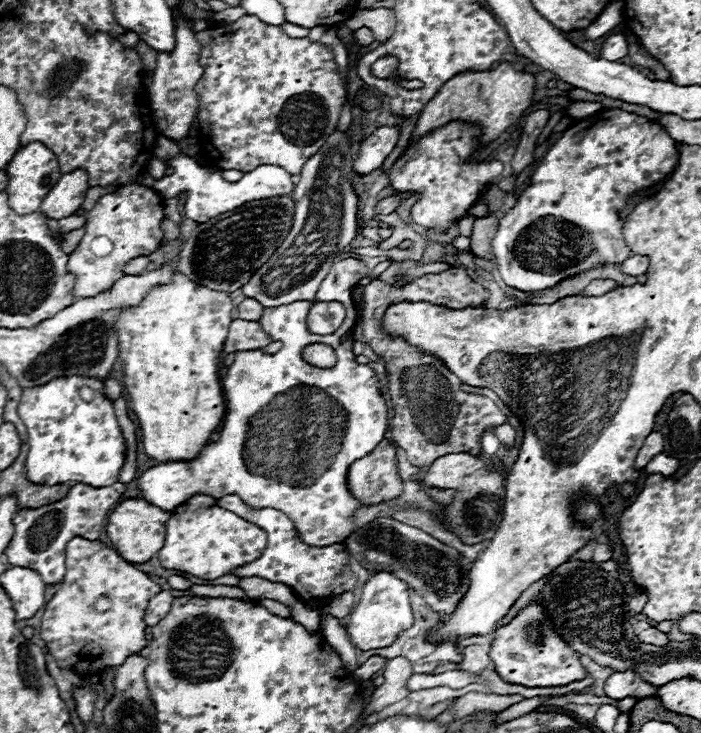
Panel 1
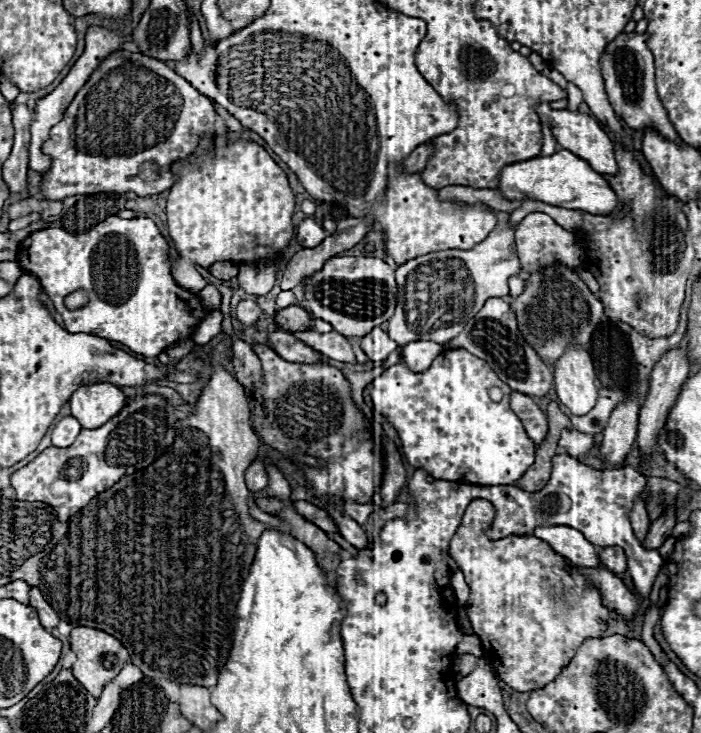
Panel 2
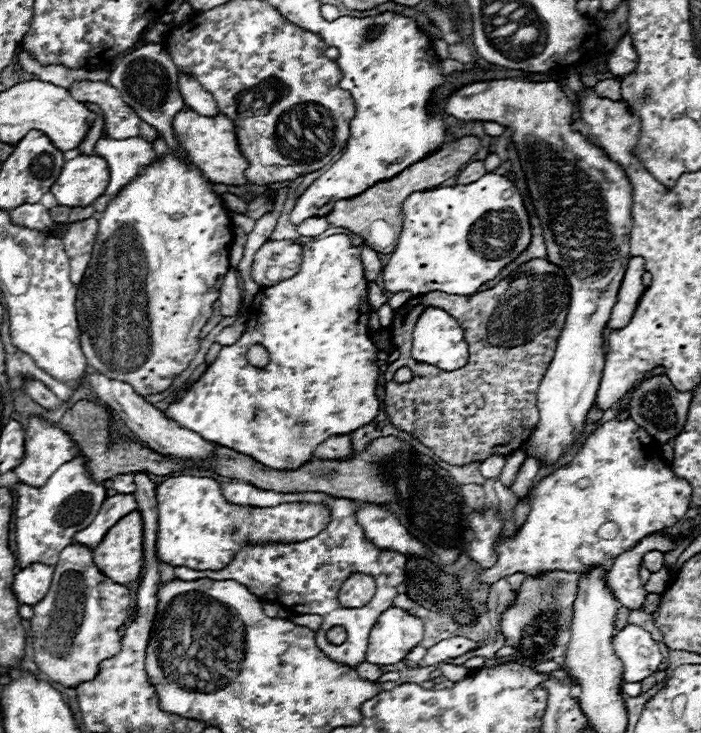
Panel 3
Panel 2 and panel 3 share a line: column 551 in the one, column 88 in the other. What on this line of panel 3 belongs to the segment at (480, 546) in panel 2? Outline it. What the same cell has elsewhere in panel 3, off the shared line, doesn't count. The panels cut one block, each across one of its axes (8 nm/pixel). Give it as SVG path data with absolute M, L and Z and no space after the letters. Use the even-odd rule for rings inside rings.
M70 544L62 550L60 560L54 568L54 576L52 576L52 586L48 590L48 594L34 604L34 616L30 620L32 624L32 634L34 634L34 660L40 668L42 674L48 676L50 682L58 682L64 688L76 688L82 682L90 682L96 678L96 674L100 672L100 664L112 656L116 656L122 648L122 636L120 630L124 626L124 622L130 616L130 590L122 584L112 584L110 578L102 576L100 570L94 566L92 560L92 550L82 546L82 544ZM100 594L100 596L98 596ZM106 594L110 596L108 606L110 610L104 610ZM116 606L116 610L114 610Z

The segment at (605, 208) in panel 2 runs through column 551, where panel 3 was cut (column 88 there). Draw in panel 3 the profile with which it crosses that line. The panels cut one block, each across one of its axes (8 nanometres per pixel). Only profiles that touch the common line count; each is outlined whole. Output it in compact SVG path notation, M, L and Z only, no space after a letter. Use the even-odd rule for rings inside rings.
M78 154L66 162L50 192L62 206L90 206L104 194L108 180L110 170L104 158Z

